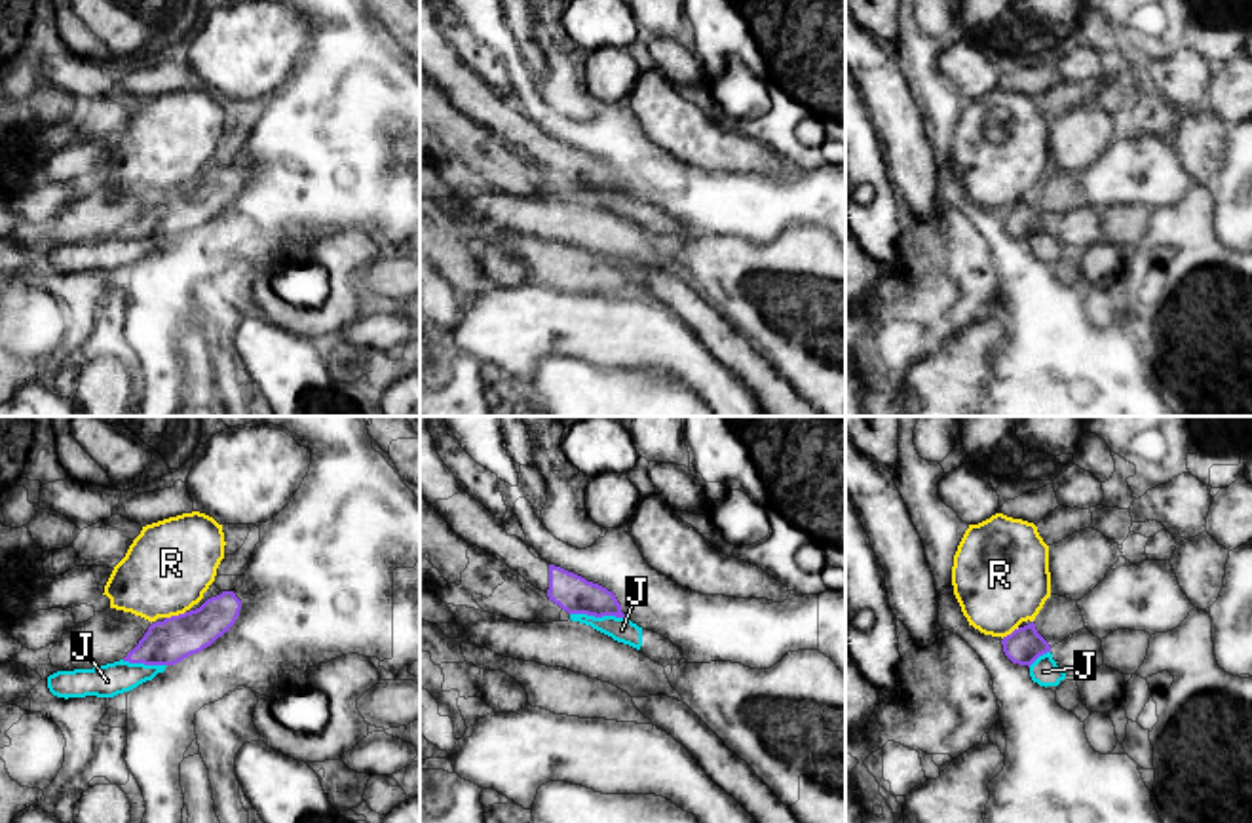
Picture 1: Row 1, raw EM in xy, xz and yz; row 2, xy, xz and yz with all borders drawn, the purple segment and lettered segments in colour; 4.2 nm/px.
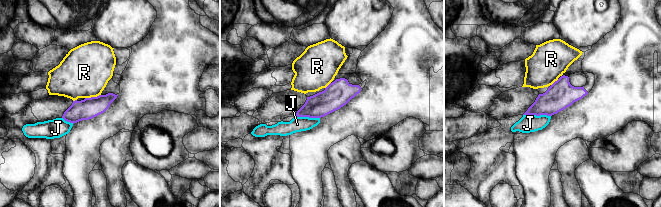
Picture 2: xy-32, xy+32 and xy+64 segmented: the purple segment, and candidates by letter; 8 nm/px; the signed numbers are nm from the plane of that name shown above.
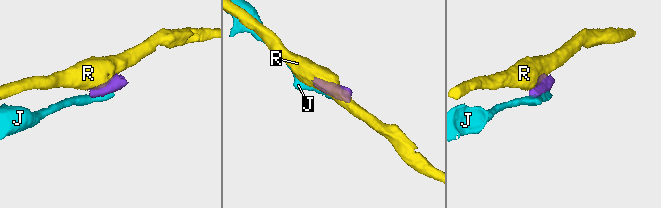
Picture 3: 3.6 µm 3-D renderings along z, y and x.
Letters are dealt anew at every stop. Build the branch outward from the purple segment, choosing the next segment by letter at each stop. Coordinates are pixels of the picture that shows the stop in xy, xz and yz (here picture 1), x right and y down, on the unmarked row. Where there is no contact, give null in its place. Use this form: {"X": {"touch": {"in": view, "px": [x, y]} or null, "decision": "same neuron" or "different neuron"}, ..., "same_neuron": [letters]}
{"J": {"touch": {"in": "xz", "px": [597, 191]}, "decision": "different neuron"}, "R": {"touch": {"in": "xy", "px": [175, 191]}, "decision": "different neuron"}, "same_neuron": []}

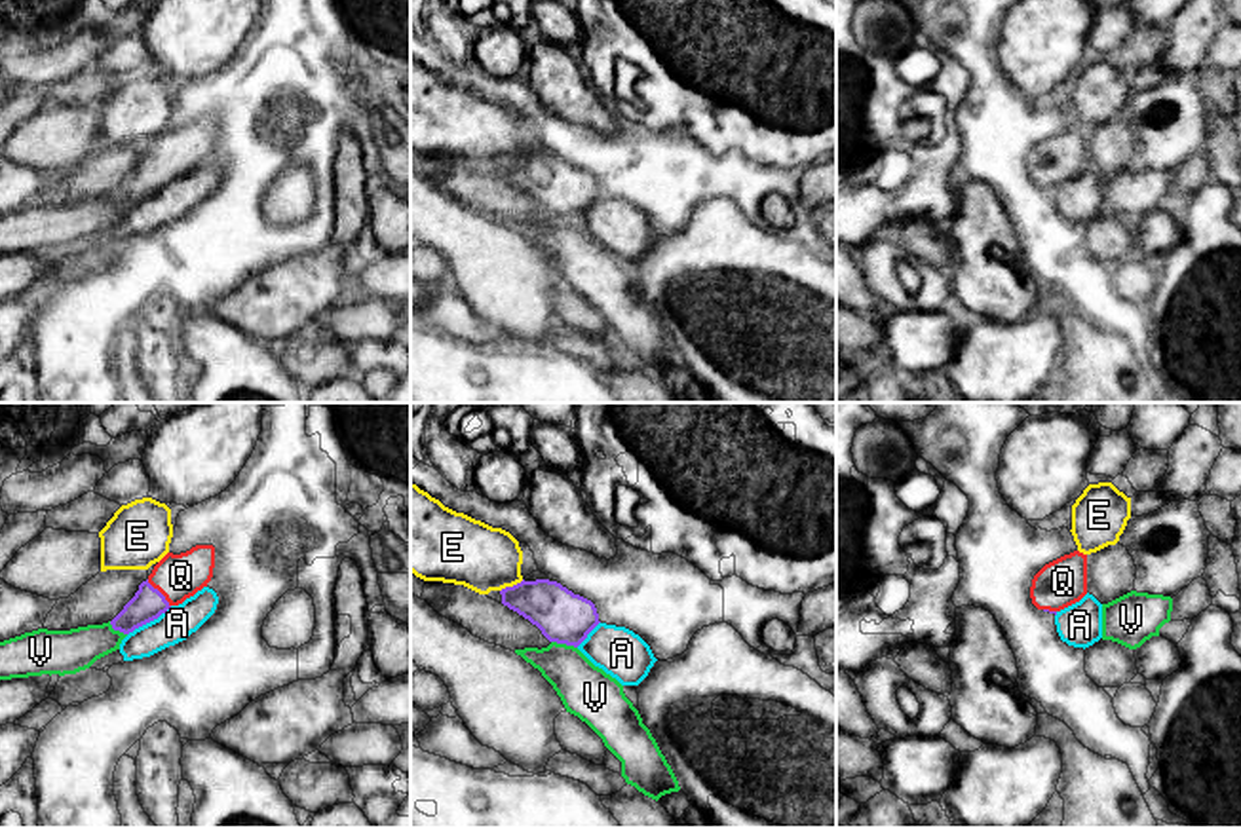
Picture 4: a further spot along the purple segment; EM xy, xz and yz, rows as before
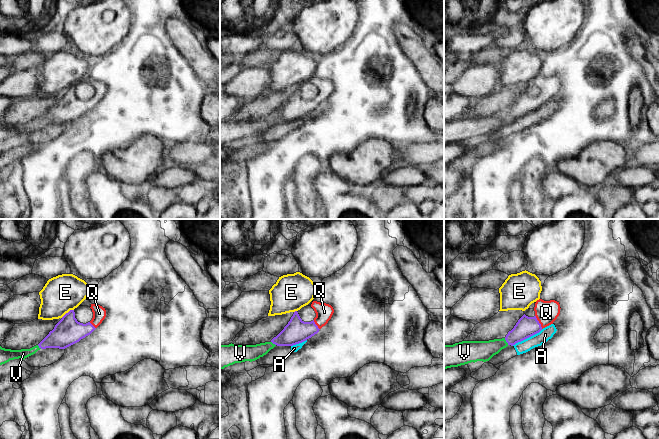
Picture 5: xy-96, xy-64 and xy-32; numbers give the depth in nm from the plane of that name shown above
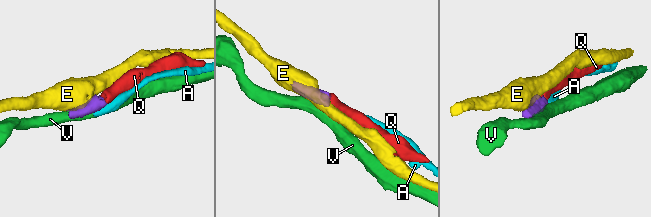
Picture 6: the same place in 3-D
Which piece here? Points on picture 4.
{"A": {"touch": {"in": "xy", "px": [149, 196]}, "decision": "different neuron"}, "E": {"touch": {"in": "xz", "px": [514, 160]}, "decision": "different neuron"}, "Q": {"touch": {"in": "xy", "px": [160, 168]}, "decision": "same neuron"}, "V": {"touch": {"in": "xz", "px": [565, 217]}, "decision": "different neuron"}, "same_neuron": ["Q"]}

